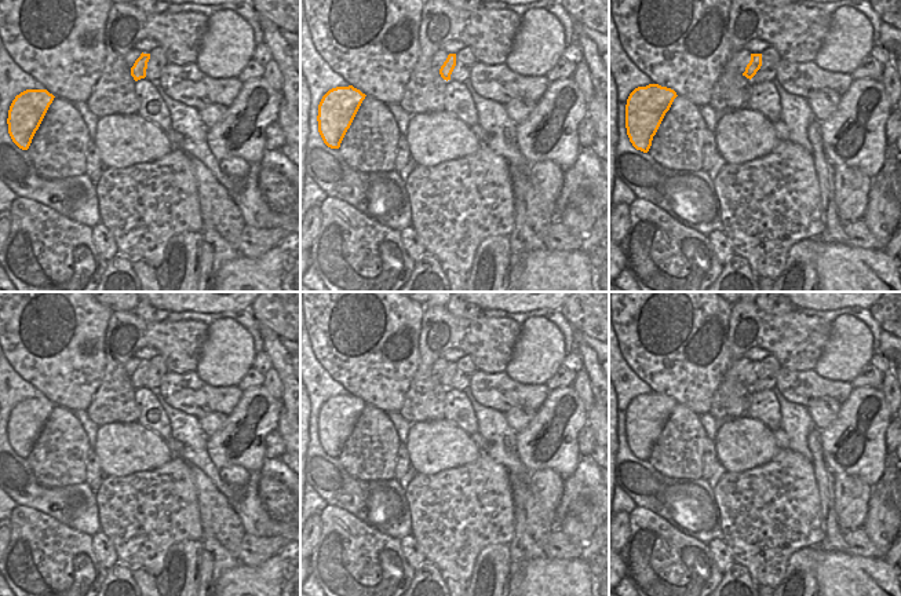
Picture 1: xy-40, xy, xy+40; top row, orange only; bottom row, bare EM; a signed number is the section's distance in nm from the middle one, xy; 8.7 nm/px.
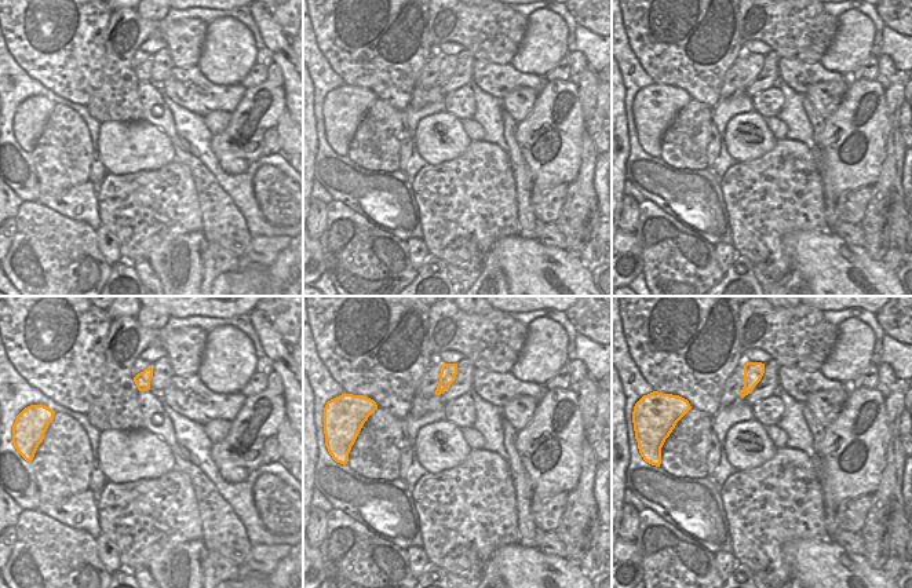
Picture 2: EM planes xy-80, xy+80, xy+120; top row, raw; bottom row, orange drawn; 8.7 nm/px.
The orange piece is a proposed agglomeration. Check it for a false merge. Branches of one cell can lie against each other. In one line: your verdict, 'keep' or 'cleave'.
keep

